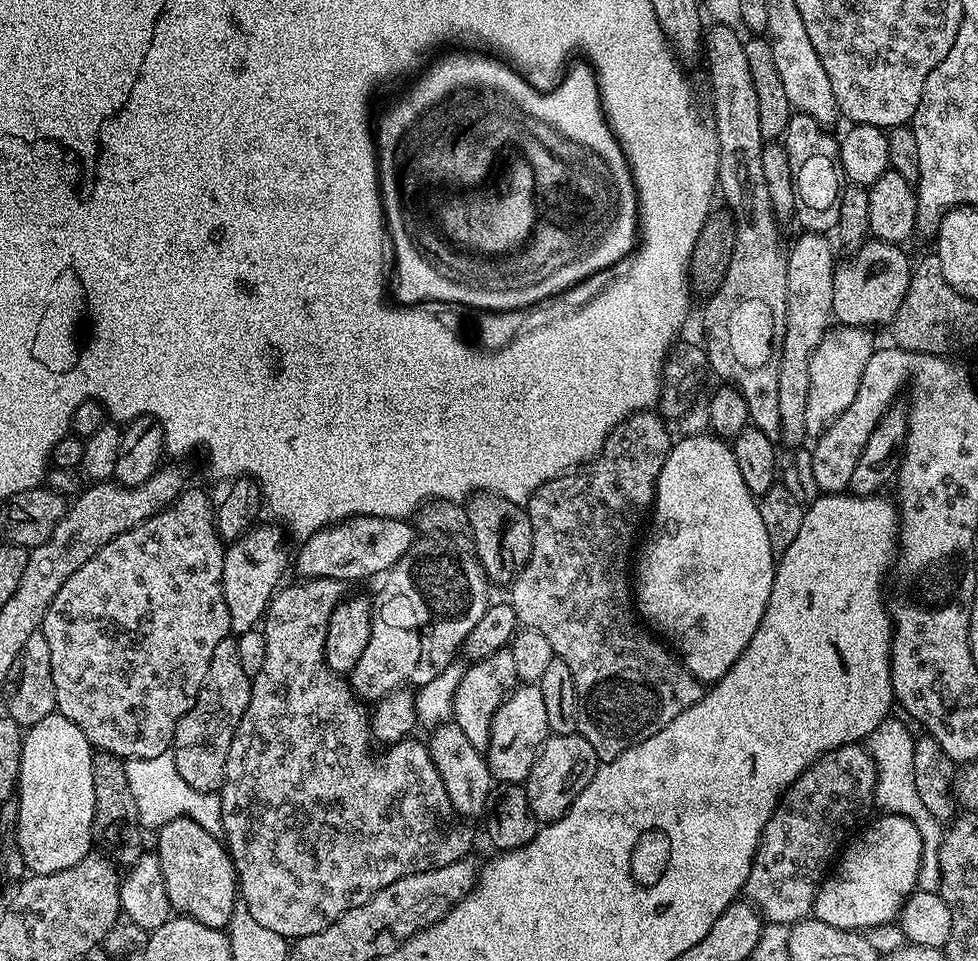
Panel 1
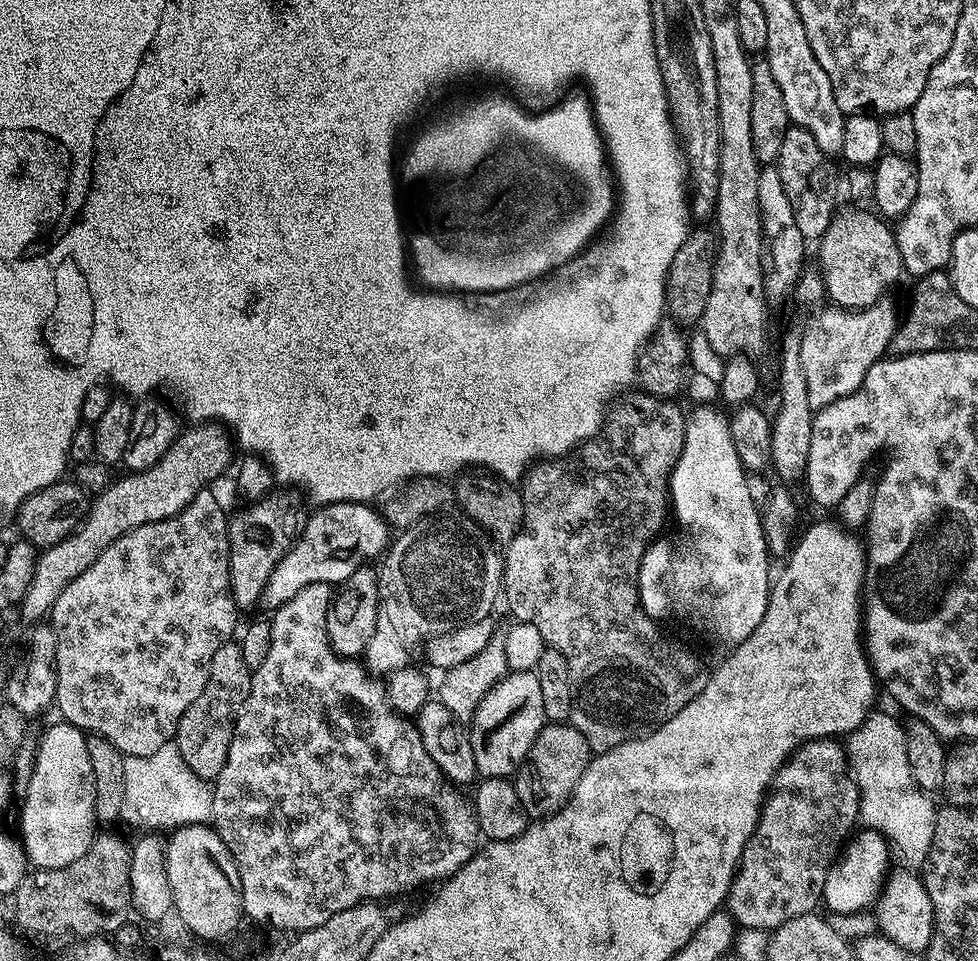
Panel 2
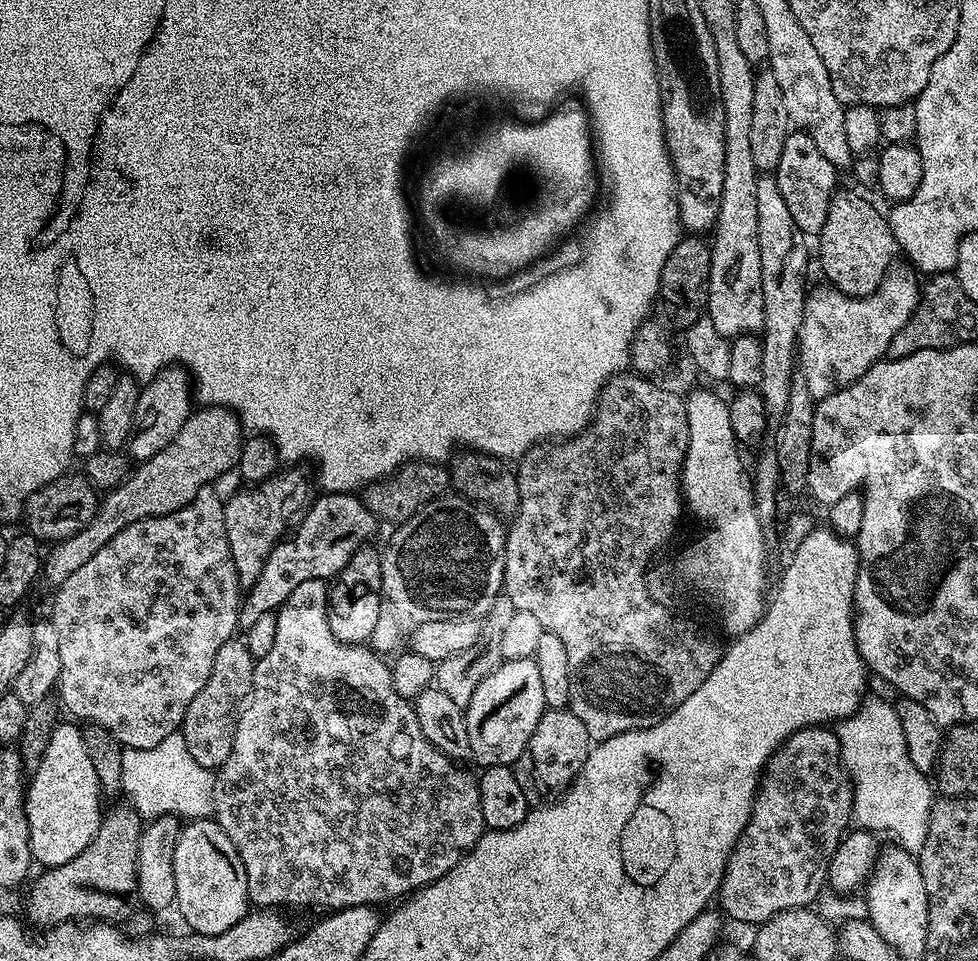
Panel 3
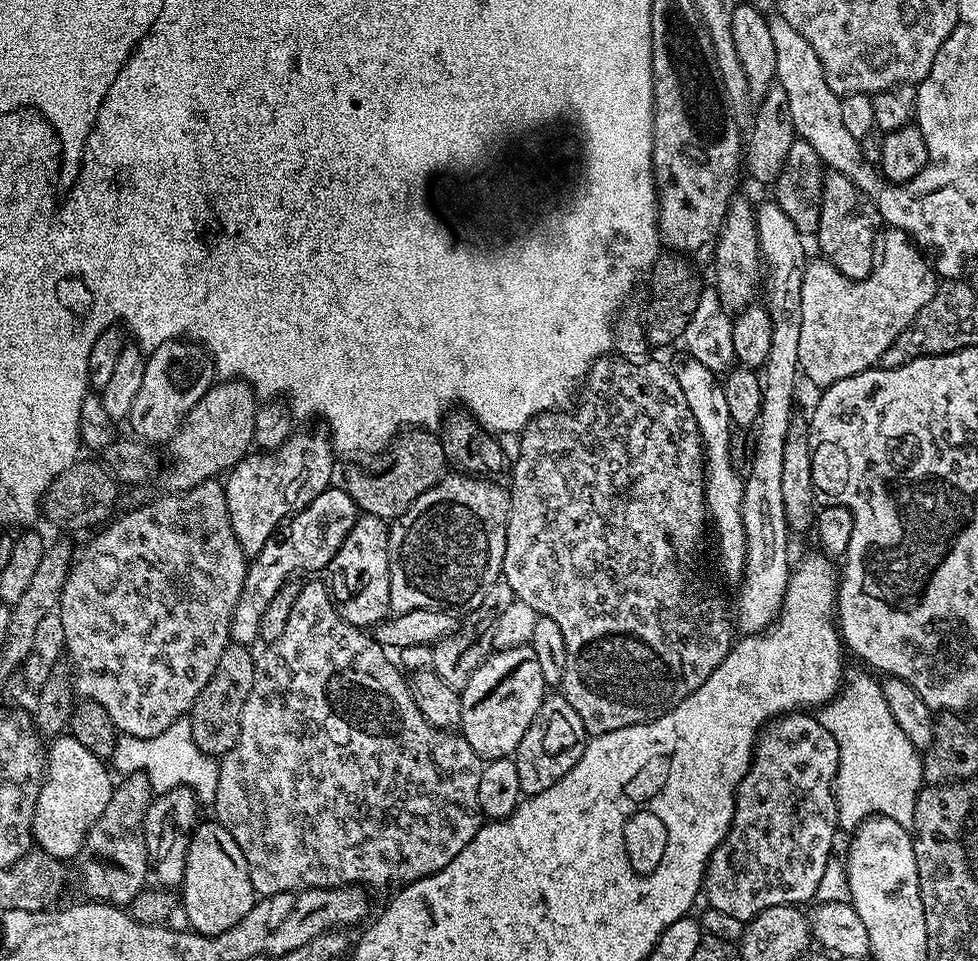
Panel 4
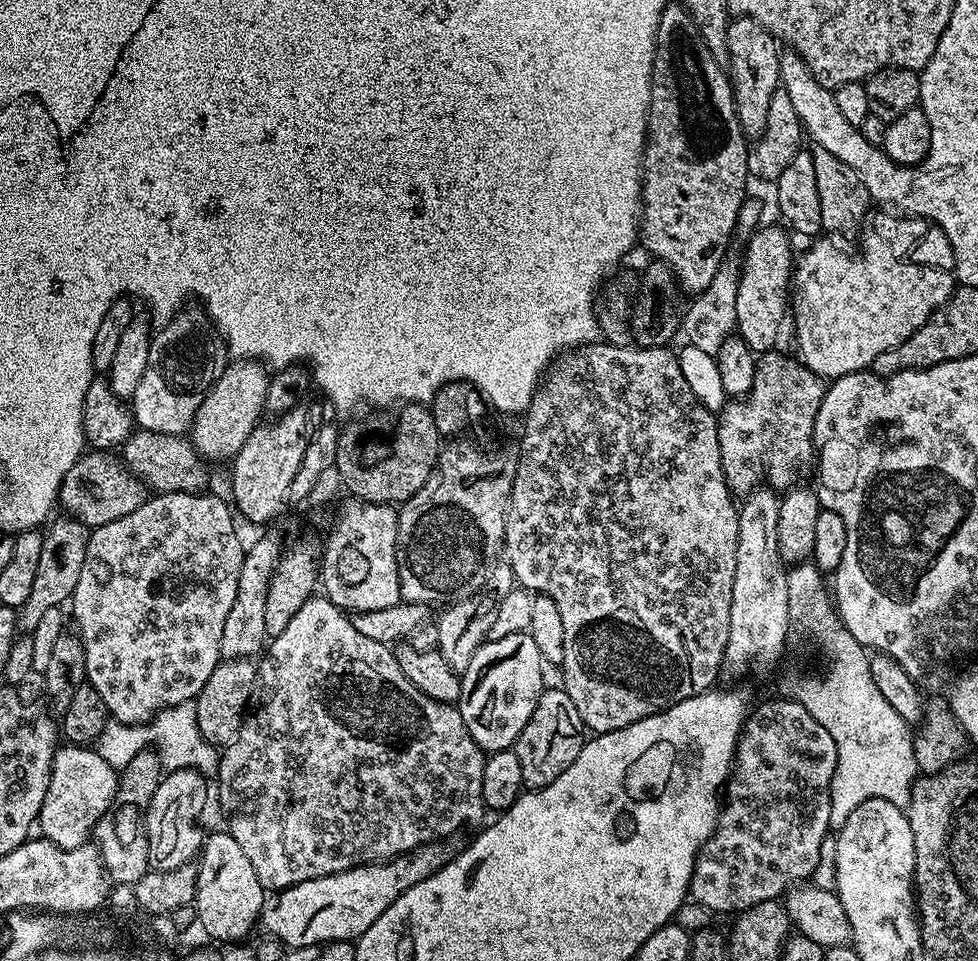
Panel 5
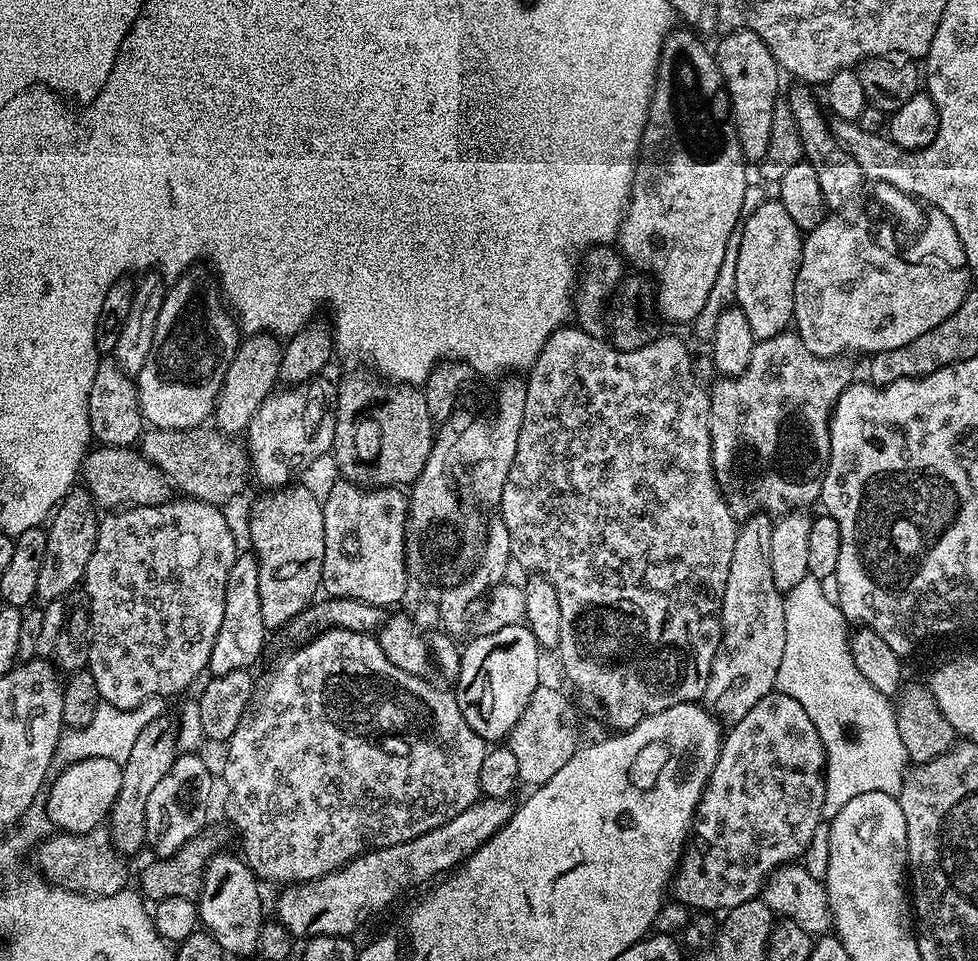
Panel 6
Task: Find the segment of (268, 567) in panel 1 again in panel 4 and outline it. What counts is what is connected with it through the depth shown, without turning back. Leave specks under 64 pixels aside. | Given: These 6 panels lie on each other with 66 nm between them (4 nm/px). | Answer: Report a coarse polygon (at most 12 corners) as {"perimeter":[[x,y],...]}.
{"perimeter":[[327,435],[249,454],[223,485],[245,557],[333,483]]}

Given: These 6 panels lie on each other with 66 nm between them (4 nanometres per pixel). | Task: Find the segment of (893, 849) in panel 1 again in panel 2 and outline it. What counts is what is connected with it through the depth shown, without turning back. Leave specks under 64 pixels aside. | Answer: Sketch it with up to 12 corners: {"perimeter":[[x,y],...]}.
{"perimeter":[[857,831],[826,874],[823,907],[871,909],[890,876],[890,840]]}

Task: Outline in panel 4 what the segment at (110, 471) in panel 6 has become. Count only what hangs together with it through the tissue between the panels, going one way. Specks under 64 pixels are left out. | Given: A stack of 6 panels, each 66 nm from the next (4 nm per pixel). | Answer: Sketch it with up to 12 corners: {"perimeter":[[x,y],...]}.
{"perimeter":[[77,459],[50,482],[43,519],[68,532],[117,511],[103,463]]}

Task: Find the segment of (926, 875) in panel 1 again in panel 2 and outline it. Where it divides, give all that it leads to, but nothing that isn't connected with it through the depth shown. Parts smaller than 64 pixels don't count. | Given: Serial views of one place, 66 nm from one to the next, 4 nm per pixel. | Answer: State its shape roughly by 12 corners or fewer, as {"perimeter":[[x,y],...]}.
{"perimeter":[[879,710],[846,737],[860,820],[928,864],[937,805],[904,724]]}

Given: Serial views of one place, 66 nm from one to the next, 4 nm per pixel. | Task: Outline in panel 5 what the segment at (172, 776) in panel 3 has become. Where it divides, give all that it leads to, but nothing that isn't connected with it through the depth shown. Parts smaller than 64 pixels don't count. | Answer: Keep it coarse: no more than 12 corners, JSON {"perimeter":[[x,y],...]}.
{"perimeter":[[195,703],[164,708],[149,724],[109,722],[94,751],[123,766],[151,740],[168,772],[220,771]]}

